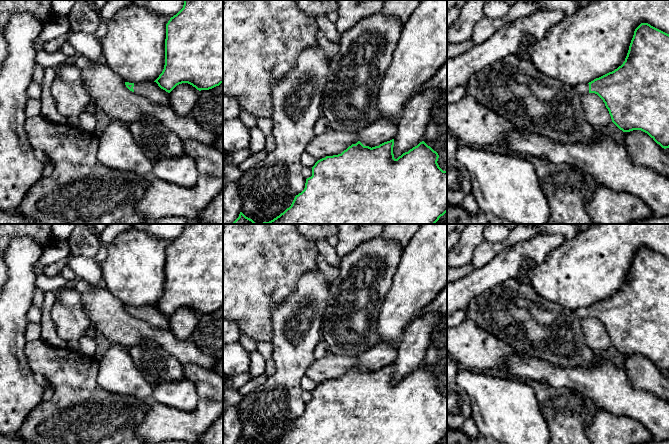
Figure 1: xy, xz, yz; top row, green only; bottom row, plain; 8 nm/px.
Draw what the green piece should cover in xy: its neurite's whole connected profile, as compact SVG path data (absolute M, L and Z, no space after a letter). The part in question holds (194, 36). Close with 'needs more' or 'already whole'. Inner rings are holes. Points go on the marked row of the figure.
M184 0L183 8L166 24L165 65L155 81L125 82L126 87L152 102L169 105L169 94L179 84L188 83L197 90L209 90L223 83L223 0Z; needs more

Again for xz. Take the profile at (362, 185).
M378 119L357 133L359 141L352 144L341 154L326 156L312 167L312 176L306 179L304 190L295 196L291 206L269 222L261 224L435 224L447 212L447 171L443 171L437 161L439 155L424 141L394 158L394 138L398 131L397 121Z; needs more

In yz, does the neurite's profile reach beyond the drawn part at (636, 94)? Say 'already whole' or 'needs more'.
needs more

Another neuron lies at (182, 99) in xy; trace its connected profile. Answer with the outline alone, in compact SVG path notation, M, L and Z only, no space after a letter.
M188 83L177 85L169 94L169 106L179 116L190 115L200 91Z

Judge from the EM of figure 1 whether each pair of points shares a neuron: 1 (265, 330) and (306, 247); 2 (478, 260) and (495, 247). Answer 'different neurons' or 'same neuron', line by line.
1: same neuron
2: same neuron

